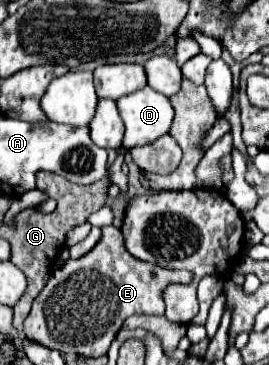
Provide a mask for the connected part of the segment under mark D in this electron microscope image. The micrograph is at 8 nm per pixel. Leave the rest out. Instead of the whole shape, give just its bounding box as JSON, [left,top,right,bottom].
[117,86,173,146]

